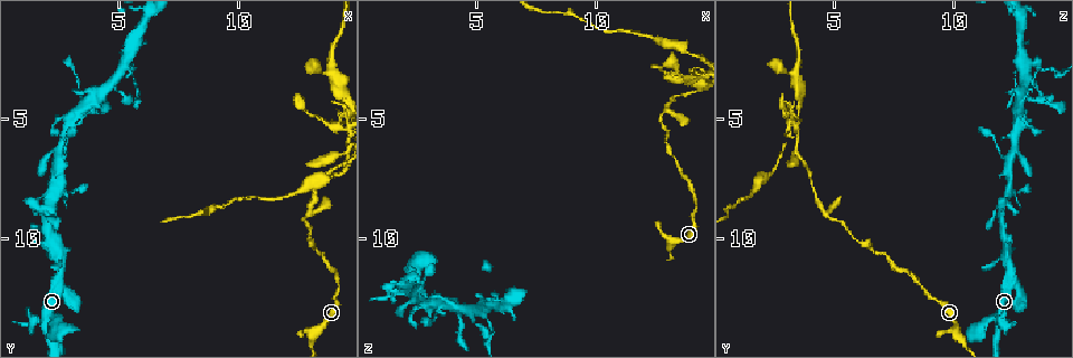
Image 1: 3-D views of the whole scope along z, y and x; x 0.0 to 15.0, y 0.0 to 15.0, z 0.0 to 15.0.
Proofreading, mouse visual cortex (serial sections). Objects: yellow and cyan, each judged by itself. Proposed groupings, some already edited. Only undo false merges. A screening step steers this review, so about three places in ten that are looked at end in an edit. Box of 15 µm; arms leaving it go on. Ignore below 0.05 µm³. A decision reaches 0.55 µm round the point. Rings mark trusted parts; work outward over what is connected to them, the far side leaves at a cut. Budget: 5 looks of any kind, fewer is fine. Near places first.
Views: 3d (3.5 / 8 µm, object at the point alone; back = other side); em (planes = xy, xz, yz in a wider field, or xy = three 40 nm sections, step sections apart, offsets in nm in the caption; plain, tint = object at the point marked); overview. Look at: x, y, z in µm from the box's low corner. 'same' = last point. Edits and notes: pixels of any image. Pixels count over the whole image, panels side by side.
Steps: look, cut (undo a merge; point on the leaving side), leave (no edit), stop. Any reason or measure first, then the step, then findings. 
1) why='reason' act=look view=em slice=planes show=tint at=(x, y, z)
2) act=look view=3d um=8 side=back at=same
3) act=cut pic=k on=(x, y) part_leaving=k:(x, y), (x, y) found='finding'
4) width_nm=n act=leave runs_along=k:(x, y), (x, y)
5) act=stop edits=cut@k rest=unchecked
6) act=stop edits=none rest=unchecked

act=look view=3d um=3.5 at=(2.5, 10.8, 12.3)

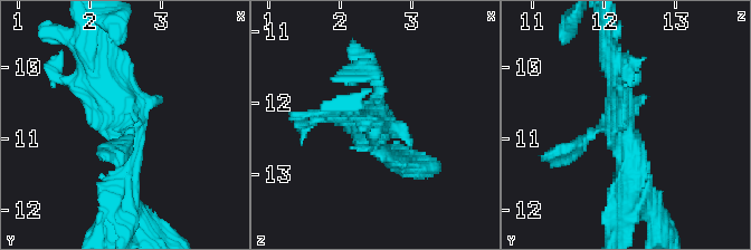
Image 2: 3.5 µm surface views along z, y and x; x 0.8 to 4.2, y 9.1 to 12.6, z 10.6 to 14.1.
why='shape alone is not enough' act=look view=em slice=xy step=1 show=tint at=(2.55, 10.80, 12.25)

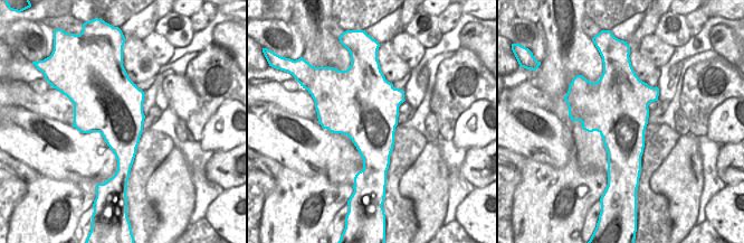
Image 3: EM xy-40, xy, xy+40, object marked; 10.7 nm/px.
width_nm=750 act=leave runs_along=2:(126, 194), (126, 103), (88, 58) found='continuous, no second cell'

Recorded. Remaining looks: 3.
why='three arms meet' act=look view=3d um=3.5 side=back at=(2.0, 8.7, 11.9)

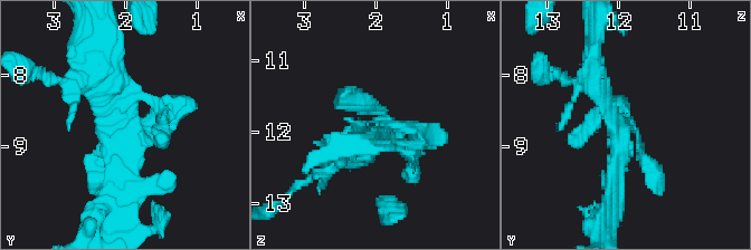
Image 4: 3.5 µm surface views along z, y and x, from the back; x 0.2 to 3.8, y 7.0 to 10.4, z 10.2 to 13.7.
why='shape alone is not enough' act=look view=em slice=xy step=5 show=tint at=(2.05, 8.80, 11.95)

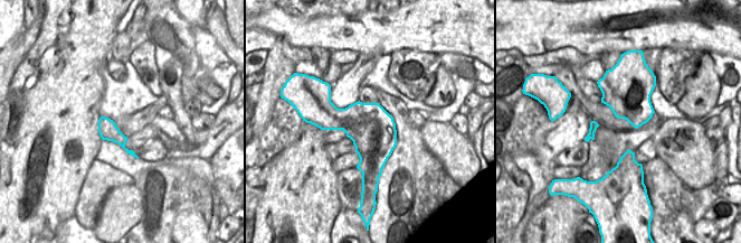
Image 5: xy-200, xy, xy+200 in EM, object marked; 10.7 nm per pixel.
width_nm=500 act=leave runs_along=4:(125, 201), (119, 118), (97, 64) found='all the same cell'

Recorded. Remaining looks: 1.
act=stop edits=none rest=unchecked

